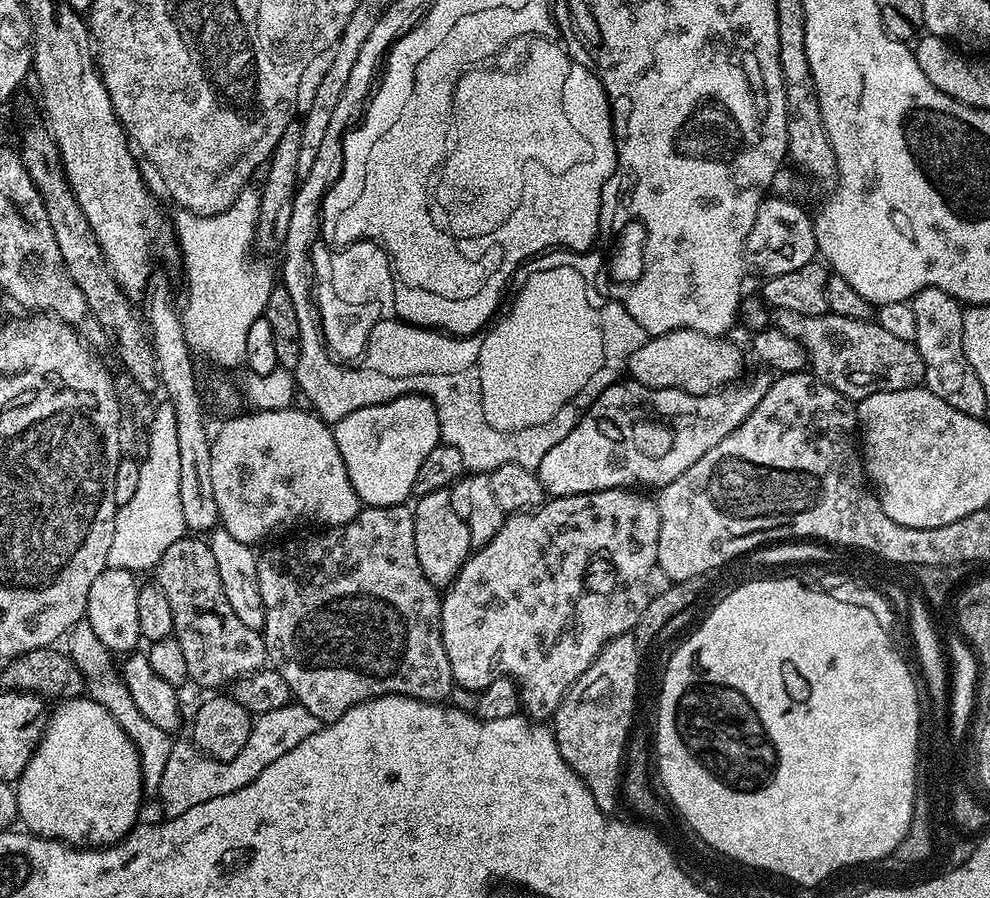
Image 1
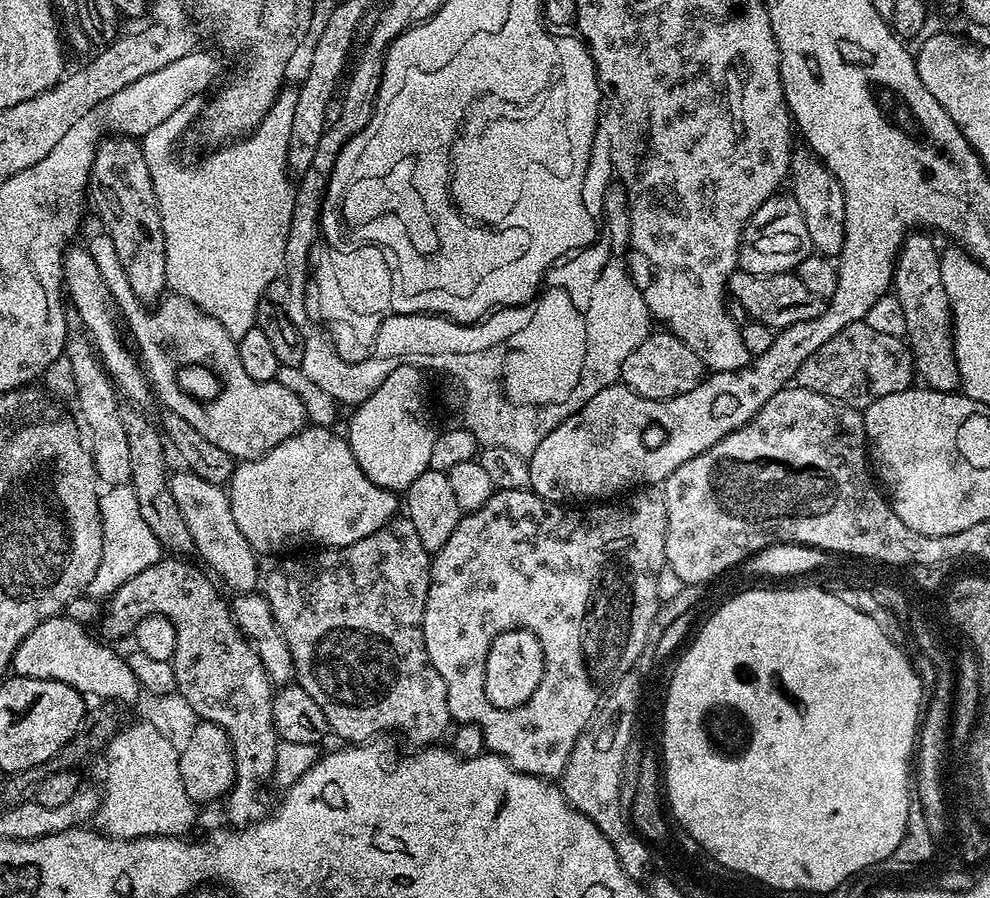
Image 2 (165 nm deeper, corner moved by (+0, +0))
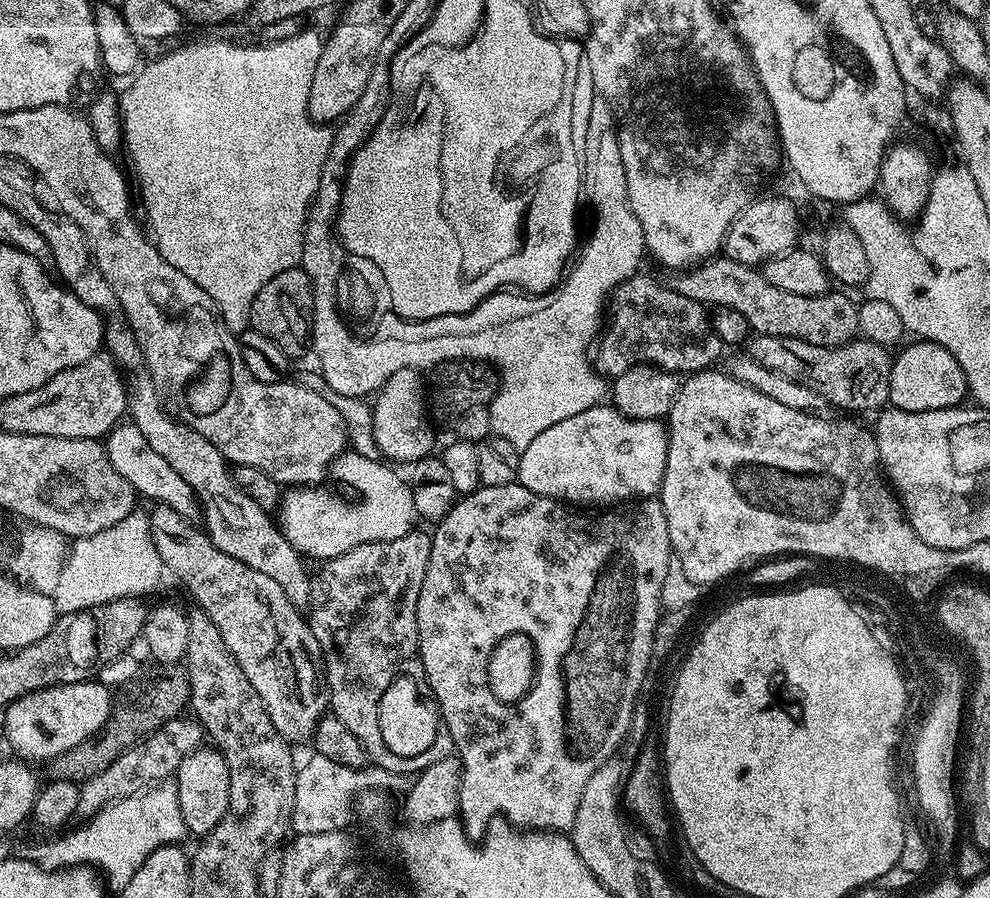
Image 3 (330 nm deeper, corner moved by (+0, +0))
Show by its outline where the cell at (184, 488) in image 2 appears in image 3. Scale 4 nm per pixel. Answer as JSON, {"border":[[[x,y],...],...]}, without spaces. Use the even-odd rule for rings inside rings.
{"border":[[[121,422],[108,433],[106,437],[106,447],[110,466],[134,486],[134,490],[144,499],[144,496],[156,504],[165,504],[170,506],[170,510],[178,510],[178,514],[189,518],[196,518],[201,515],[200,505],[197,501],[194,490],[186,486],[182,477],[174,471],[174,466],[166,462],[155,450],[150,450],[150,442],[138,431],[138,426],[131,422]]]}

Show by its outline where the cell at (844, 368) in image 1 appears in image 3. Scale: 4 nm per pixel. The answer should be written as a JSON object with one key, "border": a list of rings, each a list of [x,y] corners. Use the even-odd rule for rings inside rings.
{"border":[[[756,334],[749,339],[746,352],[754,362],[766,366],[766,370],[814,390],[829,405],[875,413],[888,404],[893,357],[889,349],[881,344],[857,338],[847,344],[839,344],[837,348],[827,348],[802,342],[798,338]]]}

